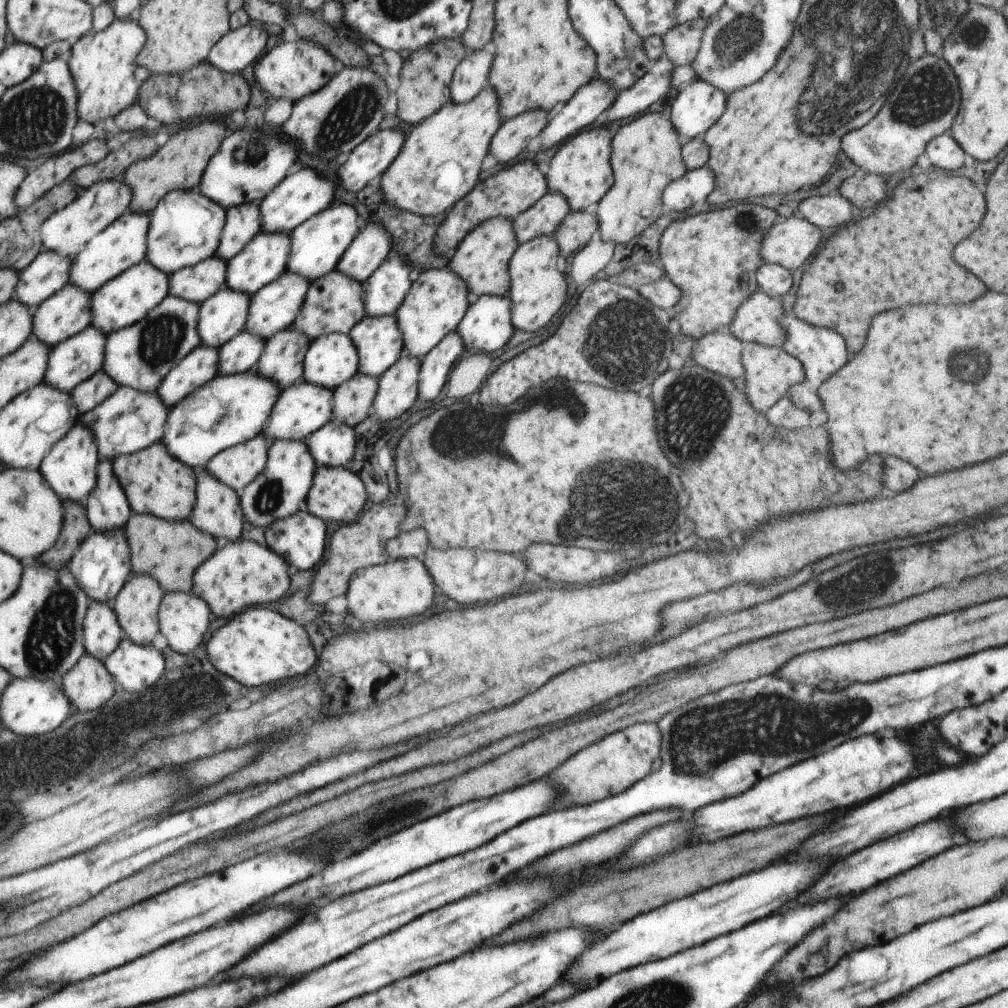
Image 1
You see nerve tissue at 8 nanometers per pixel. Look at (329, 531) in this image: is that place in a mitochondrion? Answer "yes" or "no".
no

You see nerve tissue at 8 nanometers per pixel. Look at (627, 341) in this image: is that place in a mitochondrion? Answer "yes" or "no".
yes

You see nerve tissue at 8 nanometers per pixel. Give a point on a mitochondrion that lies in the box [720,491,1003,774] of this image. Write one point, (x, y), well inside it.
(862, 584)

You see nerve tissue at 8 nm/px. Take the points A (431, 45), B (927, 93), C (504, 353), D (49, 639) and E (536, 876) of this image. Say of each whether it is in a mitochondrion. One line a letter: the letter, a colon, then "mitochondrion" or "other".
A: other
B: mitochondrion
C: other
D: mitochondrion
E: other

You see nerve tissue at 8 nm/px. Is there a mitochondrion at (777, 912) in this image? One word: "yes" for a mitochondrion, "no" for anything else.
no

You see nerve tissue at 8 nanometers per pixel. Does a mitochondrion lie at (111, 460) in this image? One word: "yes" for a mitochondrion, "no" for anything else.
no

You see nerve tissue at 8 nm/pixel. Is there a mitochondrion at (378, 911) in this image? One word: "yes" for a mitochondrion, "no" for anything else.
yes

